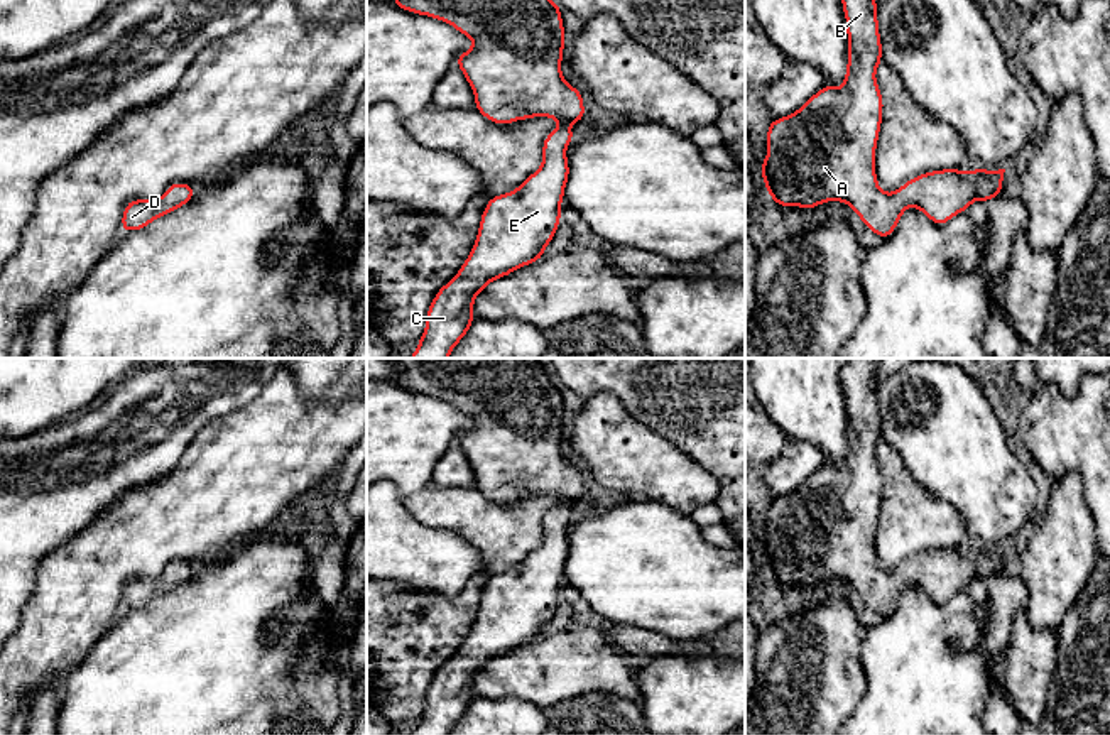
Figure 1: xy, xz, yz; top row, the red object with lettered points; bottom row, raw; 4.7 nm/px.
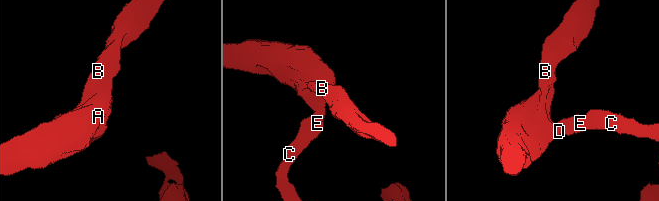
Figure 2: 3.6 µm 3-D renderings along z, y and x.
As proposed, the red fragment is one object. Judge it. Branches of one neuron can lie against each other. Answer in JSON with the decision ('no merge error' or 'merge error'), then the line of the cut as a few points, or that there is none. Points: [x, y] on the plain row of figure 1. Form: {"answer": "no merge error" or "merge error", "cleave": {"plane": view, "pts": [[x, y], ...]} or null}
{"answer": "no merge error", "cleave": null}

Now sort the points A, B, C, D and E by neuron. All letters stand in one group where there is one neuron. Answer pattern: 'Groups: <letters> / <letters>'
Groups: A B C D E

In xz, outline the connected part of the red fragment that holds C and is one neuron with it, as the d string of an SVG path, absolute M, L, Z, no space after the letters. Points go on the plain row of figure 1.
M392 358L397 365L392 382L402 389L427 394L448 400L458 411L473 419L473 426L458 434L456 444L463 449L475 473L475 487L498 504L534 495L549 495L561 504L549 510L542 520L542 542L517 568L488 578L482 596L475 623L456 651L434 674L427 691L426 706L419 723L411 735L449 735L451 728L470 710L473 681L476 674L495 657L502 657L522 644L531 644L542 637L546 625L556 613L561 600L561 581L569 556L566 525L574 519L571 502L585 498L585 482L579 468L573 466L561 451L564 431L564 402L561 385L551 378L537 358Z

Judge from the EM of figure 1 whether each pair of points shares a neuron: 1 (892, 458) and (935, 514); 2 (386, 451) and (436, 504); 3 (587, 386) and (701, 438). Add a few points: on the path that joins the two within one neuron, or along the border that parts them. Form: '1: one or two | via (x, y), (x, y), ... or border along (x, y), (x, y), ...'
1: one | via (896, 473), (896, 479), (919, 502)
2: two | border along (431, 482), (402, 497)
3: one | via (615, 382), (644, 382), (673, 411)

